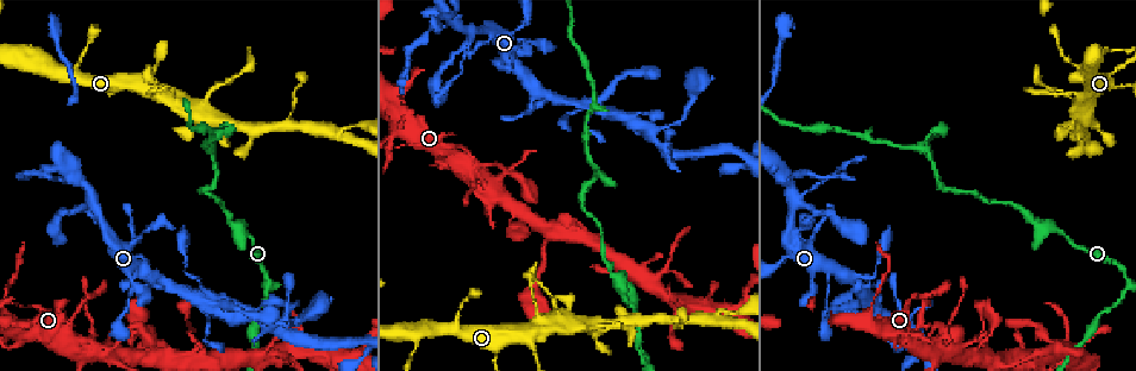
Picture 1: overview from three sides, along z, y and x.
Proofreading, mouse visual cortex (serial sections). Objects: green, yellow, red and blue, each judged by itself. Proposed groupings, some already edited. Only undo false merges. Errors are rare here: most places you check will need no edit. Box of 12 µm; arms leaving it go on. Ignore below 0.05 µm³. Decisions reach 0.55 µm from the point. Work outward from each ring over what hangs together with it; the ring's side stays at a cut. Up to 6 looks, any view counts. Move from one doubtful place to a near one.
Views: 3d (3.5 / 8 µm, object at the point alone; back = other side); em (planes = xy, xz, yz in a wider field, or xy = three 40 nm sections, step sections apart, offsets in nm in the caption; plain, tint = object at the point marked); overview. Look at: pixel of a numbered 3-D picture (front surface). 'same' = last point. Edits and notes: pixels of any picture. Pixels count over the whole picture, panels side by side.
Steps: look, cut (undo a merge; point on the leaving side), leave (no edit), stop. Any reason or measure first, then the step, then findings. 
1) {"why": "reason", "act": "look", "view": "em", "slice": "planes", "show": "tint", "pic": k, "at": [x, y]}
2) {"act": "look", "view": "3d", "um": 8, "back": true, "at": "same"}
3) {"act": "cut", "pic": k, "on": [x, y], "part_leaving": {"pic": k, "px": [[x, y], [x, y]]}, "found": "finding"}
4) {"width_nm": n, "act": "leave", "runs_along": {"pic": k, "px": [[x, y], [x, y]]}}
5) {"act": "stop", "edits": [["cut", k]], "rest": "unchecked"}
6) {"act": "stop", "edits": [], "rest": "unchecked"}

{"why": "sharp bend", "act": "look", "view": "3d", "um": 3.5, "back": true, "pic": 1, "at": [793, 207]}

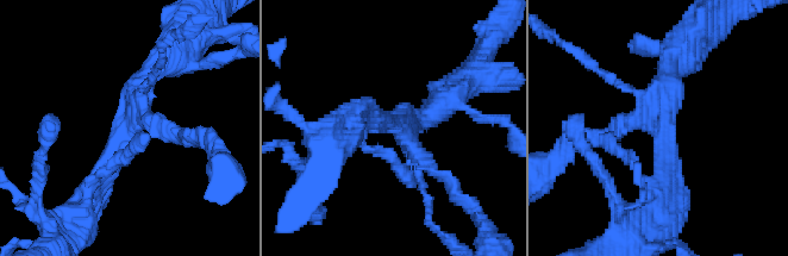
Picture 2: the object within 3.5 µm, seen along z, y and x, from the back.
{"act": "look", "view": "em", "slice": "xy", "step": 1, "show": "tint", "pic": 2, "at": [393, 121]}

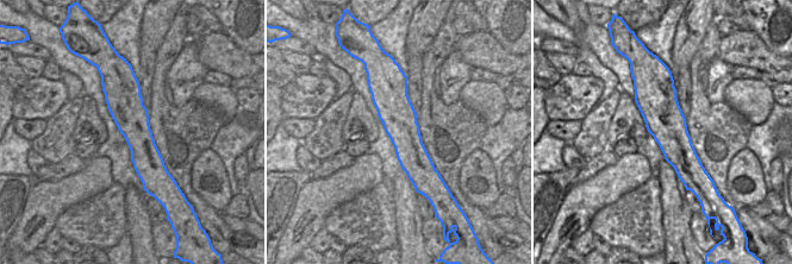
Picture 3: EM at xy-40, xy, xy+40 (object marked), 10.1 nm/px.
{"width_nm": 360, "act": "leave", "runs_along": {"pic": 3, "px": [[125, 81], [148, 181]]}, "found": "all the same cell"}

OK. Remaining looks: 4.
{"why": "three arms meet", "act": "look", "view": "3d", "um": 3.5, "back": true, "pic": 1, "at": [590, 165]}

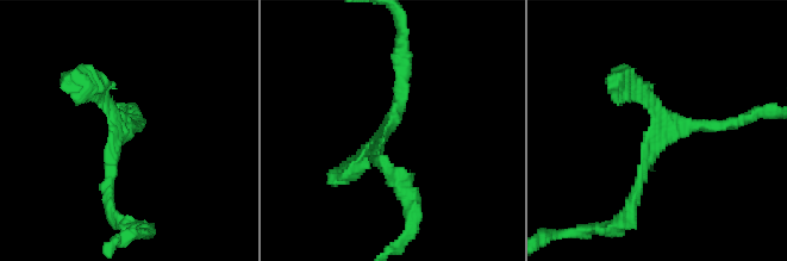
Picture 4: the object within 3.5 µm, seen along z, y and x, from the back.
{"arms": 3, "arm_widths_nm": [150, 150, 200], "act": "look", "view": "em", "slice": "xy", "step": 2, "show": "tint", "pic": 4, "at": [123, 134]}

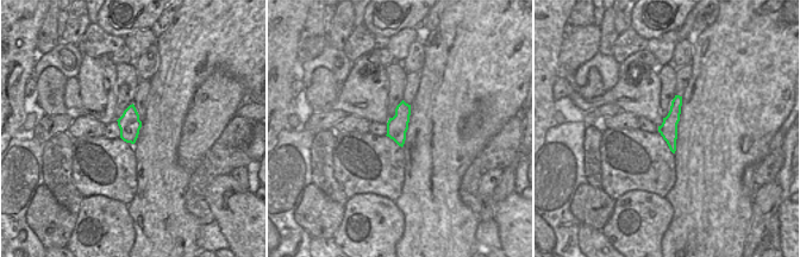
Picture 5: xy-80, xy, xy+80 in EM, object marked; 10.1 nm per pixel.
{"act": "leave", "runs_along": {"pic": 4, "px": [[632, 203], [663, 132], [739, 122]]}, "found": "continuous, no second cell"}

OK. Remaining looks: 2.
{"why": "three arms meet", "act": "look", "view": "3d", "um": 3.5, "pic": 1, "at": [670, 253]}

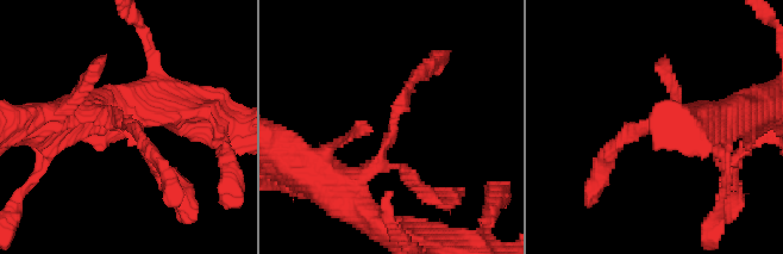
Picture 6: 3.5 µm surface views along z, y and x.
{"why": "now the EM", "act": "look", "view": "em", "slice": "xy", "step": 1, "show": "tint", "pic": 6, "at": [393, 121]}

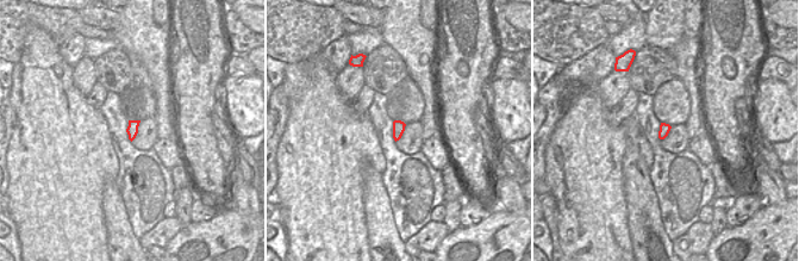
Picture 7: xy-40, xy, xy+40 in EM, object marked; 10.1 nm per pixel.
{"arm_widths_nm": [150, 150, 200], "act": "leave", "runs_along": {"pic": 6, "px": [[350, 180], [382, 159], [394, 112], [426, 67]]}, "found": "one cell here"}

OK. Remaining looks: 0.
{"act": "stop", "edits": [], "rest": "unchecked"}

